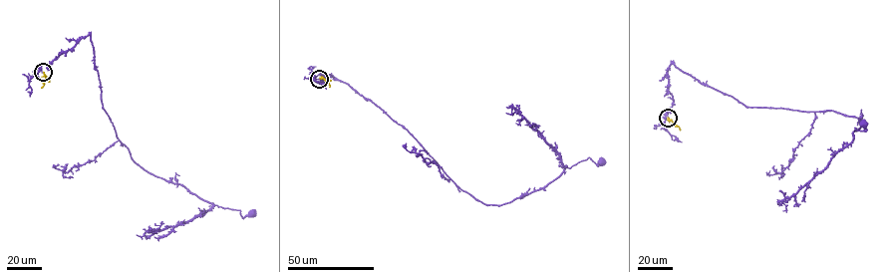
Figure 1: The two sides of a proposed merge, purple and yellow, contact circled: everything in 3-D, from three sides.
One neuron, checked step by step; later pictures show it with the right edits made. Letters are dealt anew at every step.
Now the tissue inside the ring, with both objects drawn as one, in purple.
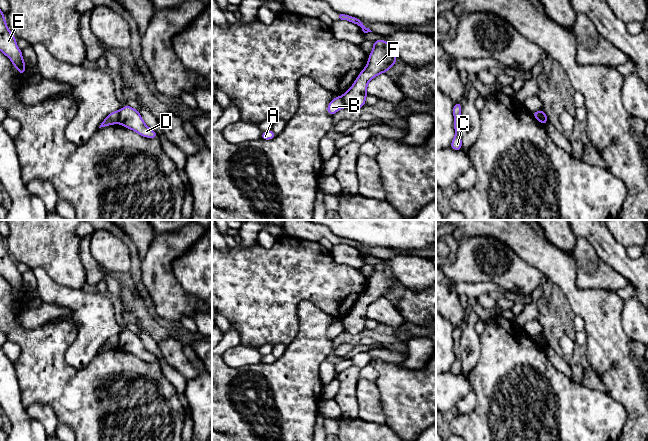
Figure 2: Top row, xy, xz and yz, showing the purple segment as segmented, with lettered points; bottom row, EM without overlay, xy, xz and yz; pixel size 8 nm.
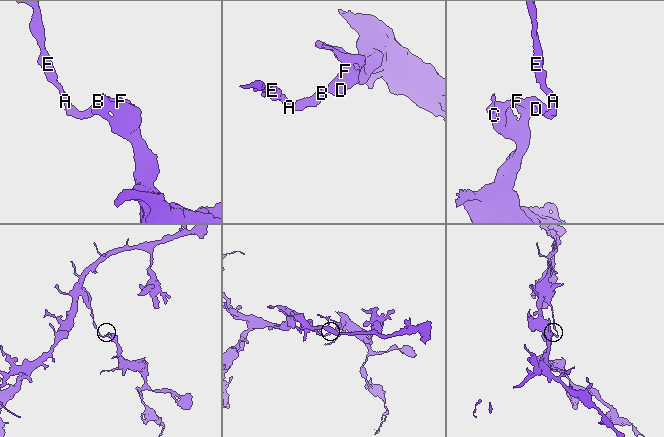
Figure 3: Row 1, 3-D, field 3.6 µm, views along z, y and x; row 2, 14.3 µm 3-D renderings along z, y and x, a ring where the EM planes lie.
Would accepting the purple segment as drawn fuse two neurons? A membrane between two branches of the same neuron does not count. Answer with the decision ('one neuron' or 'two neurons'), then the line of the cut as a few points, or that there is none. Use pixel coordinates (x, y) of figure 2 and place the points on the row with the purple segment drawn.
two neurons; cut in xy along (119, 111), (119, 120), (117, 122)

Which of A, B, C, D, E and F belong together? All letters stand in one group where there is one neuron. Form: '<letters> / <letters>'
A B E / C D F

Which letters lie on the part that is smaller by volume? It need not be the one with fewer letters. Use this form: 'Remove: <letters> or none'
Remove: C, D, F

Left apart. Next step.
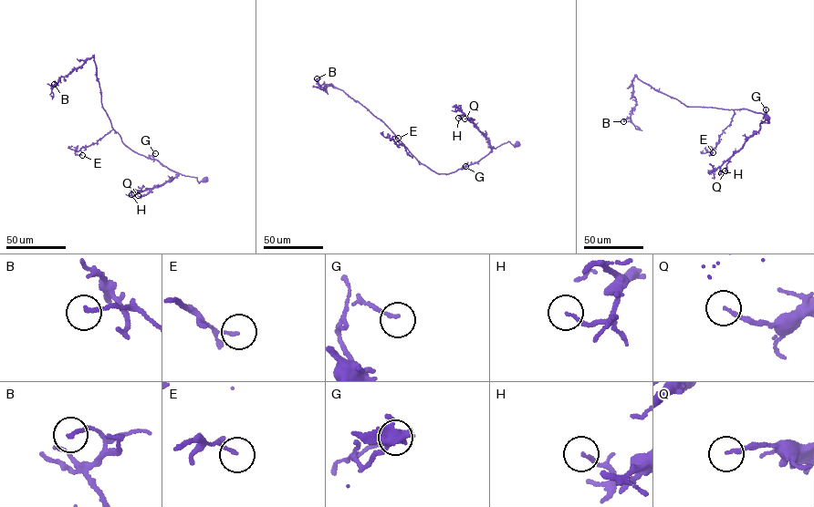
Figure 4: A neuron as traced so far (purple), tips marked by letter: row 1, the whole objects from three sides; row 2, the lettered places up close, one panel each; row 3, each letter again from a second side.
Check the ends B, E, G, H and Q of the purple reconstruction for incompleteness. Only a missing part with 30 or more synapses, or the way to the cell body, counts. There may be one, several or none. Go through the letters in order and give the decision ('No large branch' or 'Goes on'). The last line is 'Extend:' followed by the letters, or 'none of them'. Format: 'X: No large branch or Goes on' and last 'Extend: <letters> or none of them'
B: No large branch
E: No large branch
G: No large branch
H: No large branch
Q: No large branch
Extend: none of them

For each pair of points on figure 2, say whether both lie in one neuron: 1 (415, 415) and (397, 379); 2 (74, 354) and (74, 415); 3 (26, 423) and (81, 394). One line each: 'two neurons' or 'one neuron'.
1: one neuron
2: two neurons
3: two neurons

